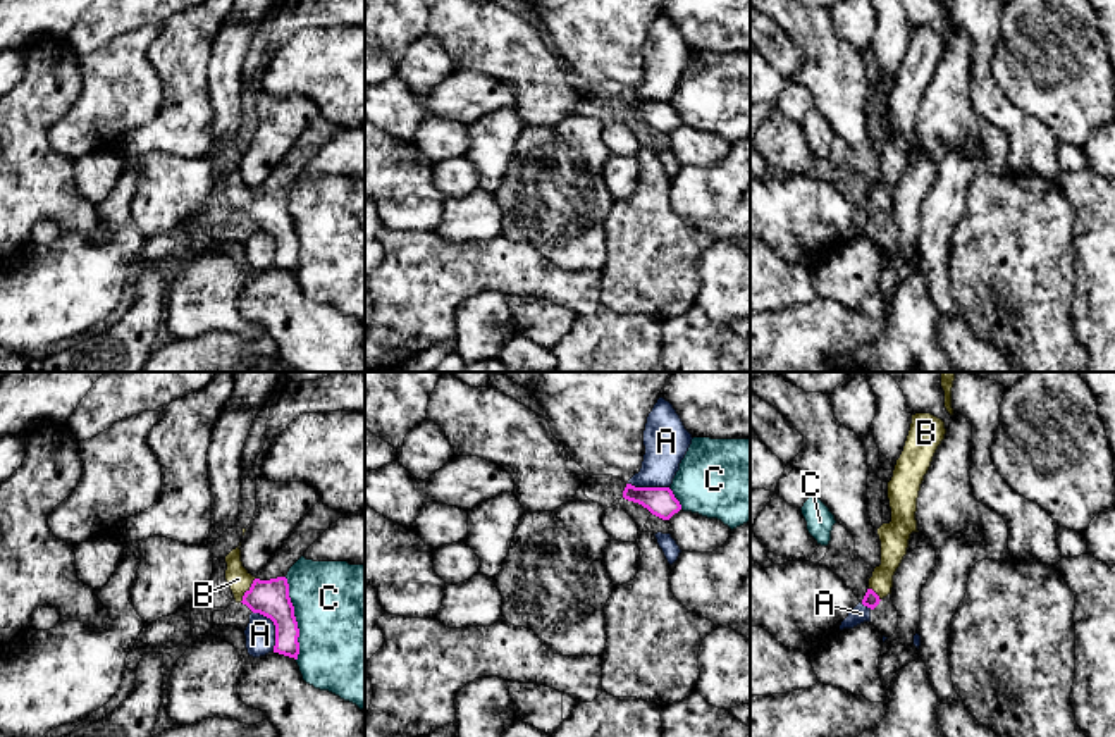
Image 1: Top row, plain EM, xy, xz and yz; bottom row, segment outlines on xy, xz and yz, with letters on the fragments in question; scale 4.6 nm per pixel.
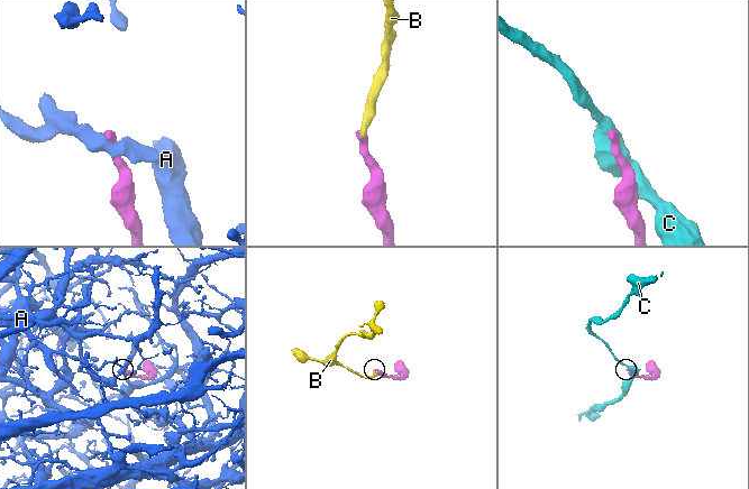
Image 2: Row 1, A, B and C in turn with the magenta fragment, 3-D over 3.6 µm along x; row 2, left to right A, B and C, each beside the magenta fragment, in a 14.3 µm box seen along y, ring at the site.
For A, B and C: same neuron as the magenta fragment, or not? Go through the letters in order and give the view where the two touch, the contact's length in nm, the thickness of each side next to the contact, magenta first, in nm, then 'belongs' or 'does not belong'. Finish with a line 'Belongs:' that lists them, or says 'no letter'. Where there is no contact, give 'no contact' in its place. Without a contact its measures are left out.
A: xy | 200 nm | 180/140 nm | does not belong
B: xy | 140 nm | 180/110 nm | belongs
C: xy | 400 nm | 180/480 nm | does not belong
Belongs: B

